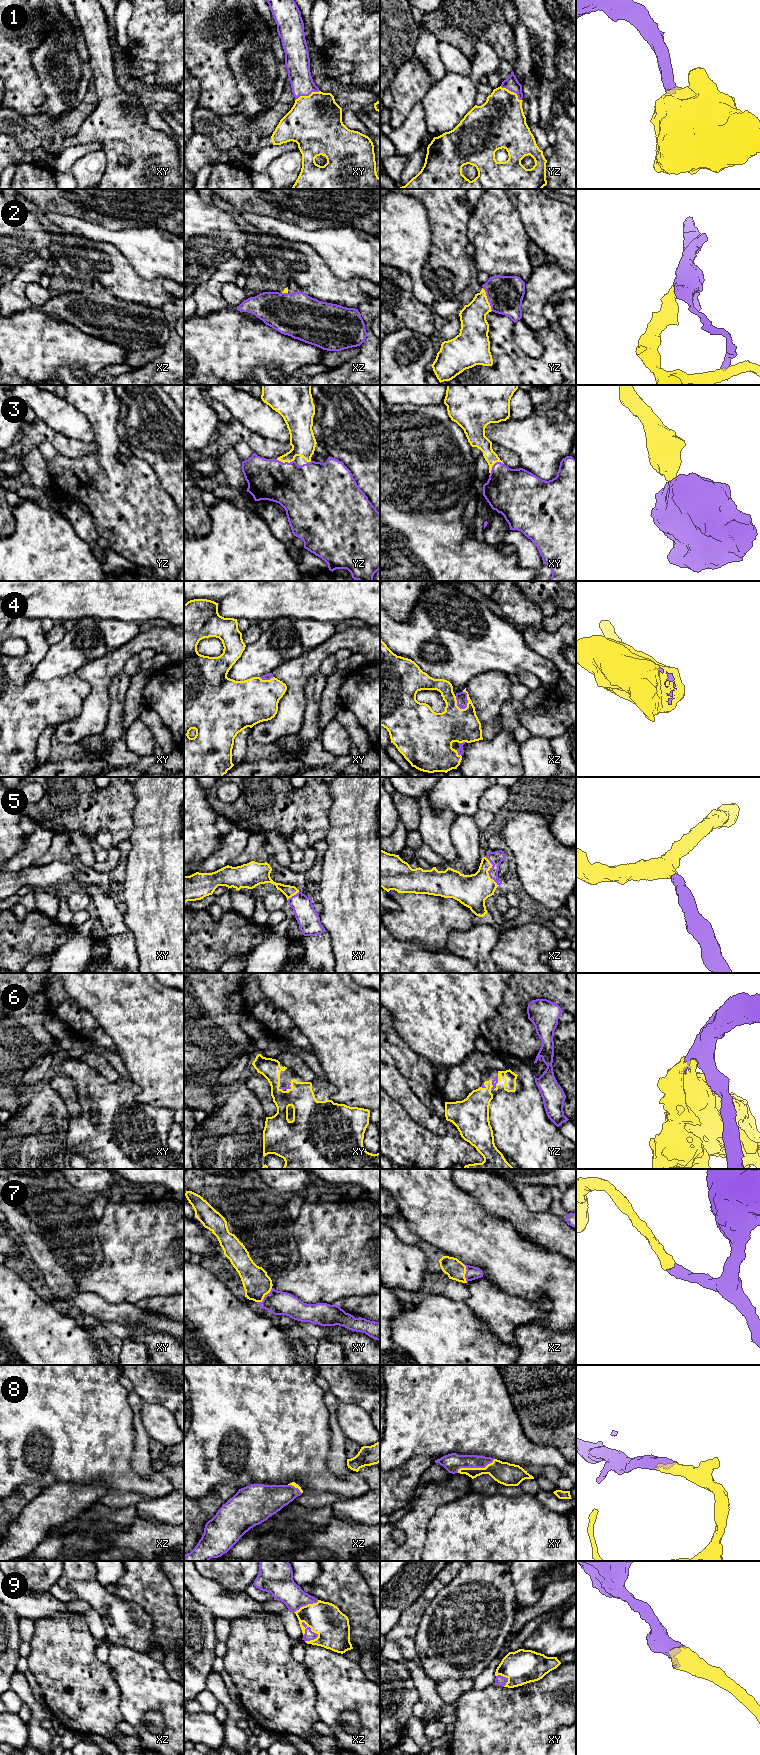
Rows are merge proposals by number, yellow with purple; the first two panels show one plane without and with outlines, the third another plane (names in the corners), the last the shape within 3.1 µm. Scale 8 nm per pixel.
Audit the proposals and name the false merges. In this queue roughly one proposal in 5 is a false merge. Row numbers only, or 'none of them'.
none of them

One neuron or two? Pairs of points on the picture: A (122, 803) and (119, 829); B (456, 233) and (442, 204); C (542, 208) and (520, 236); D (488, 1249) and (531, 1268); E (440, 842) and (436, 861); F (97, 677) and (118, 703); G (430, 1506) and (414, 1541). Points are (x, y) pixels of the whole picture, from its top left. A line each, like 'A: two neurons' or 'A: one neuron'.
A: one neuron
B: one neuron
C: two neurons
D: one neuron
E: two neurons
F: two neurons
G: one neuron

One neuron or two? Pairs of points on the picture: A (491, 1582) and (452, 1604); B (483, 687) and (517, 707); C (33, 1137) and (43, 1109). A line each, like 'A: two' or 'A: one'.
A: one
B: two
C: one

